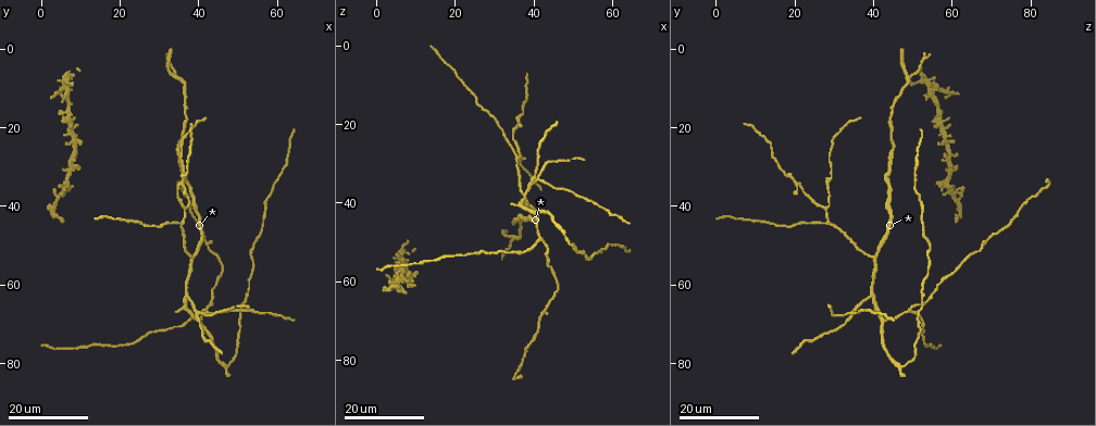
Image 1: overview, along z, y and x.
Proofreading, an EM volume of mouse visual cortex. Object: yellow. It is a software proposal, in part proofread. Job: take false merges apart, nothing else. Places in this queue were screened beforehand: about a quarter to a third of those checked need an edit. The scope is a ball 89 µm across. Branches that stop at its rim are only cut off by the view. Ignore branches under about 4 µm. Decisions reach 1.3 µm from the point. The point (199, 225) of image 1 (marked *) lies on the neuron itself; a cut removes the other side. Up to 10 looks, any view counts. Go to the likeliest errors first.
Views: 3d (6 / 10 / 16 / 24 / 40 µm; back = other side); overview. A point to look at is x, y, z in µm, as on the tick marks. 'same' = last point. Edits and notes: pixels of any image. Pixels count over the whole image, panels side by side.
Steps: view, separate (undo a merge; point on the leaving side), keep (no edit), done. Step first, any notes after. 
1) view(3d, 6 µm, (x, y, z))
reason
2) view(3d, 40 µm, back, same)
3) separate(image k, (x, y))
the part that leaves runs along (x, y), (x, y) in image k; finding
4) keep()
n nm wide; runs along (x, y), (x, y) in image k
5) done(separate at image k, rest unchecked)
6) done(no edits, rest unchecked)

view(3d, 24 µm, (41.5, 66.0, 49.5))
two arms in line, one across

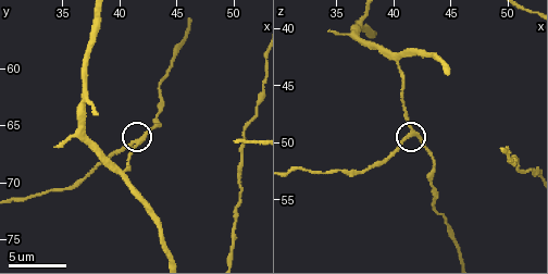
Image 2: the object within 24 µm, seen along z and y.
view(3d, 10 µm, (42.0, 66.2, 49.2))
zoom in

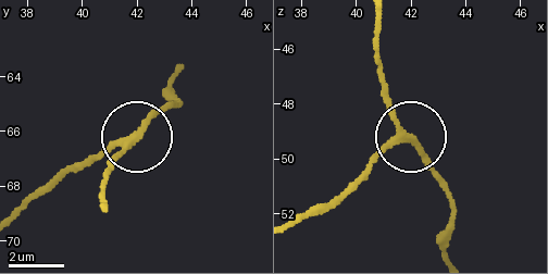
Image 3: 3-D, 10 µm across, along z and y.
keep()
230 nm wide; runs along (378, 20), (378, 75), (409, 136), (352, 186) in image 3; continuous, no second neuron

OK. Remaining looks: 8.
view(3d, 16 µm, (37.0, 62.5, 40.0))

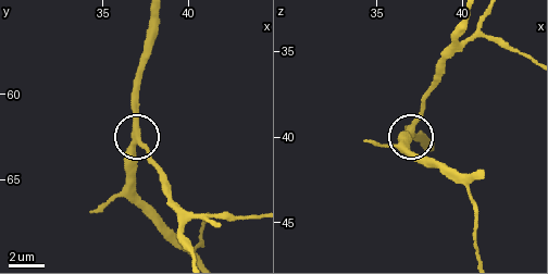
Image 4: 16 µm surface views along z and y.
view(3d, 10 µm, (36.8, 62.9, 39.7))

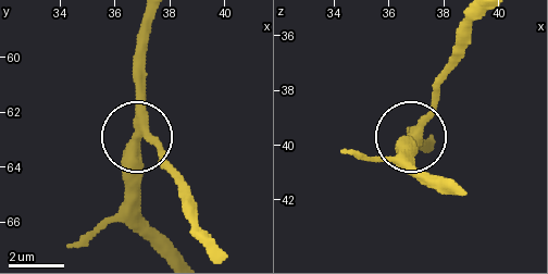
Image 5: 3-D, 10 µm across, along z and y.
keep()
side arm 37 µm; one neuron here

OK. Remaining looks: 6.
view(3d, 24 µm, (37.0, 40.5, 28.0))
three-way junction

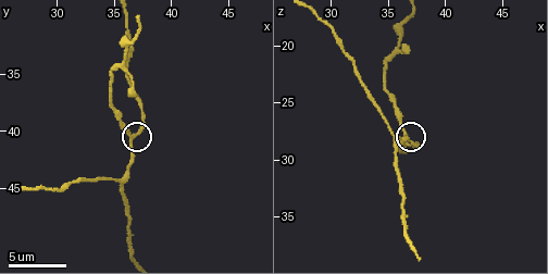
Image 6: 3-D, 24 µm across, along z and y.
view(3d, 10 µm, same)
zoom in

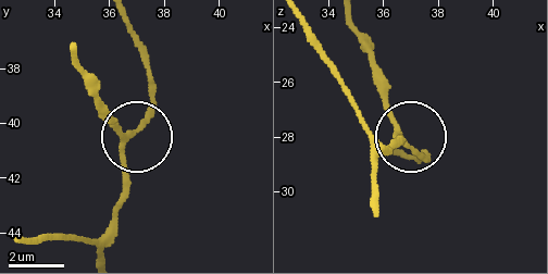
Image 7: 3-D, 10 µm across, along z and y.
keep()
3 arms; all the same neuron

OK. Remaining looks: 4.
view(3d, 16 µm, (34.0, 7.0, 48.5))
side arm on a straight run

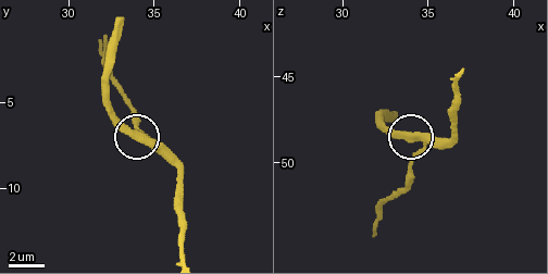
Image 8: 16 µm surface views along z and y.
view(3d, 10 µm, (34.7, 7.3, 49.0))

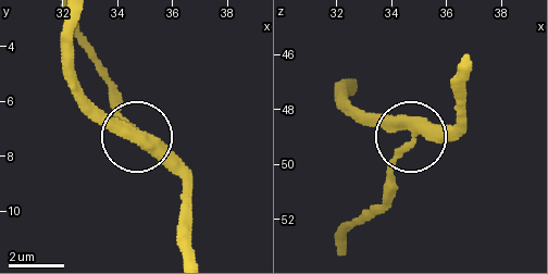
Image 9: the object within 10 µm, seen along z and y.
view(3d, 10 µm, back, (34.8, 7.3, 49.0))

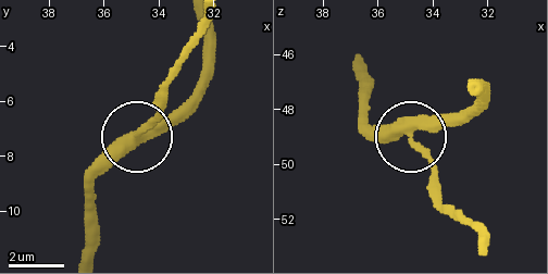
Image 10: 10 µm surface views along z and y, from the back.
separate(image 10, (436, 171))
380 nm wide; the part that leaves runs along (415, 147), (437, 194), (476, 243) in image 10; two neurons meet here

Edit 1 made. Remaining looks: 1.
view(3d, 10 µm, (40.2, 69.0, 42.6))
branch point

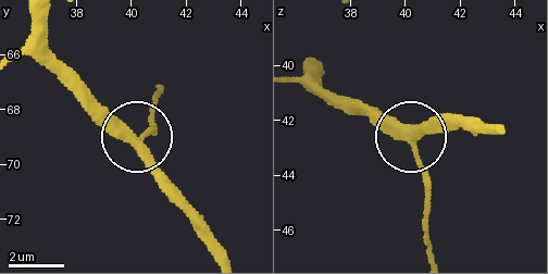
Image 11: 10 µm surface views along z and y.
keep()
side arm 66 µm; runs along (323, 70), (329, 92), (407, 131), (427, 198) in image 11; one neuron here

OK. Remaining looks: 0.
done(separate at image 10, rest unchecked)

